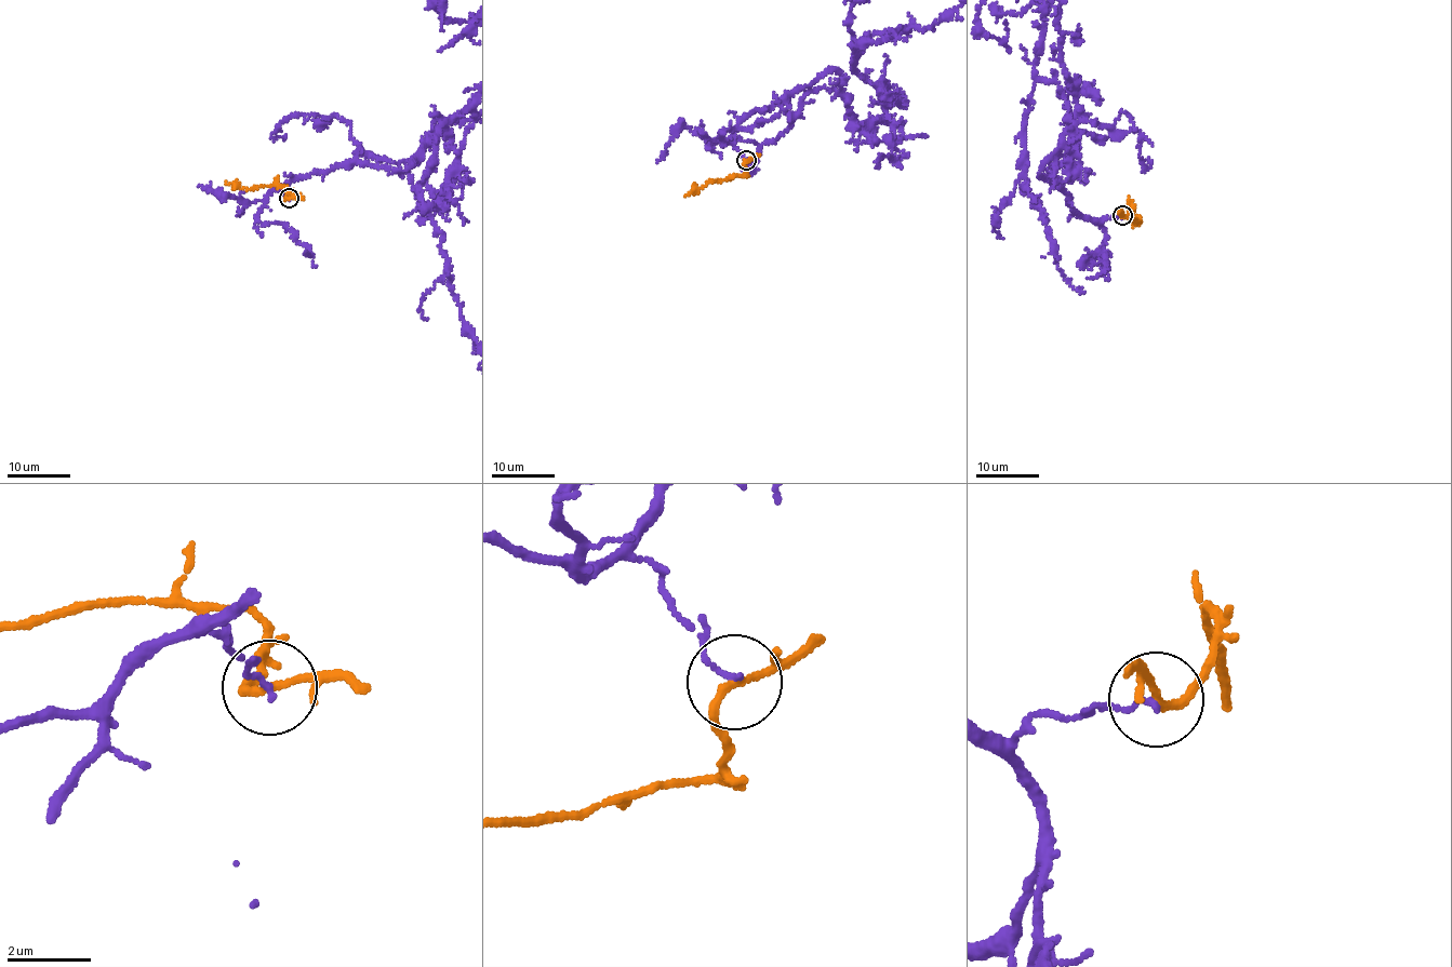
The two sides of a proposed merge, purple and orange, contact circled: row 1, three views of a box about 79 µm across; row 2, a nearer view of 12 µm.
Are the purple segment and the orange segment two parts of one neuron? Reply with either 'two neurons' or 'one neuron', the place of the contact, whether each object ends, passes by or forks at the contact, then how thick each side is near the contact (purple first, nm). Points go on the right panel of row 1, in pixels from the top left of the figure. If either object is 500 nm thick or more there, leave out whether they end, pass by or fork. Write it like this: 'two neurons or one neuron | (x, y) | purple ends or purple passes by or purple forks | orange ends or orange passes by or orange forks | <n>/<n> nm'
two neurons | (1122, 215) | purple ends | orange passes by | 120/170 nm

